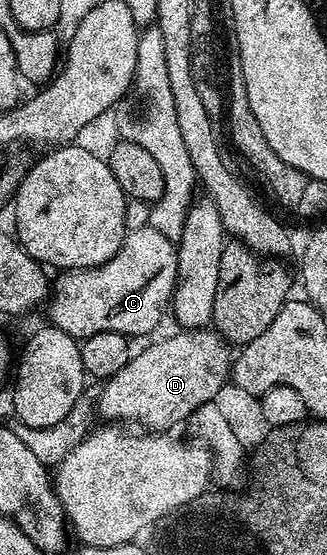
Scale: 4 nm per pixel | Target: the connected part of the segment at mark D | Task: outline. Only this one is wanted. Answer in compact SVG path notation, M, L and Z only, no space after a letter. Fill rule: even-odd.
M207 328L205 330L179 329L178 334L171 338L162 338L151 346L146 346L142 351L135 353L116 372L116 376L105 379L102 395L96 398L96 410L114 424L130 424L126 422L139 422L139 427L150 432L170 432L189 420L201 406L209 406L214 398L222 390L222 385L228 382L232 374L232 350L225 338L218 335L217 330Z

